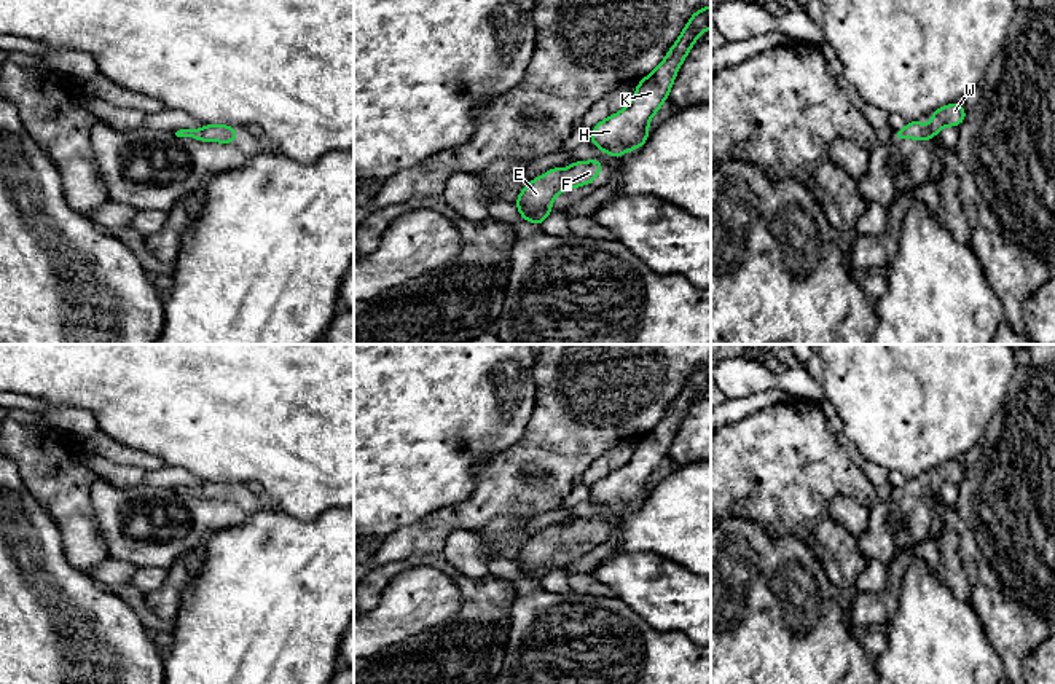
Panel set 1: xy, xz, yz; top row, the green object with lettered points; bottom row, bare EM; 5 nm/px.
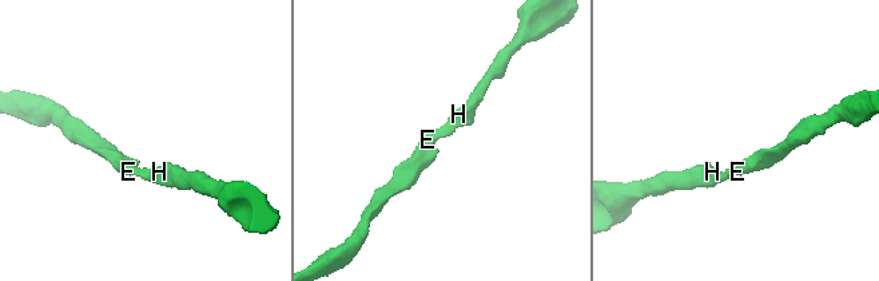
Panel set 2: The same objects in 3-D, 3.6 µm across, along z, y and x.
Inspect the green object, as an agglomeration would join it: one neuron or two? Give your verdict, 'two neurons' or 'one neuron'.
one neuron

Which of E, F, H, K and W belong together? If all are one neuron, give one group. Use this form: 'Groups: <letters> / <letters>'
Groups: E F H K W

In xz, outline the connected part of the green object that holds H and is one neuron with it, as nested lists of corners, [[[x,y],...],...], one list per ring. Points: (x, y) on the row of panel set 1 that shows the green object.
[[[711,6],[695,11],[663,62],[637,81],[631,102],[591,129],[590,143],[620,159],[626,150],[641,148],[649,139],[649,121],[668,99],[676,73],[700,33],[711,27]]]

